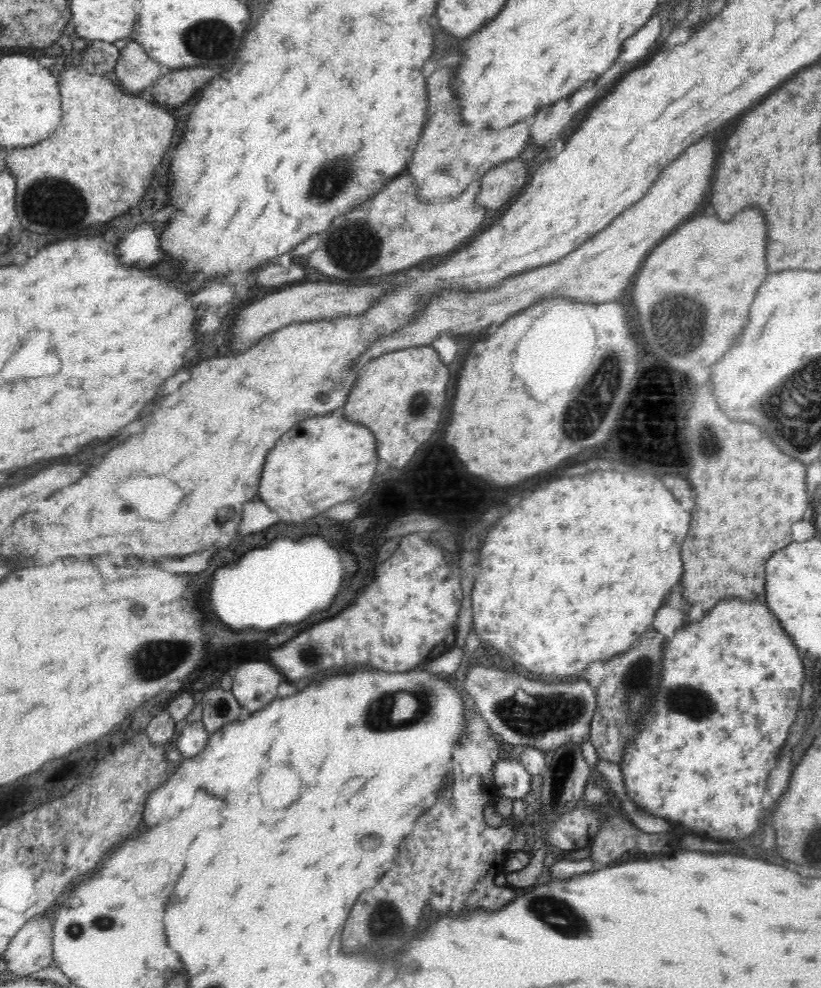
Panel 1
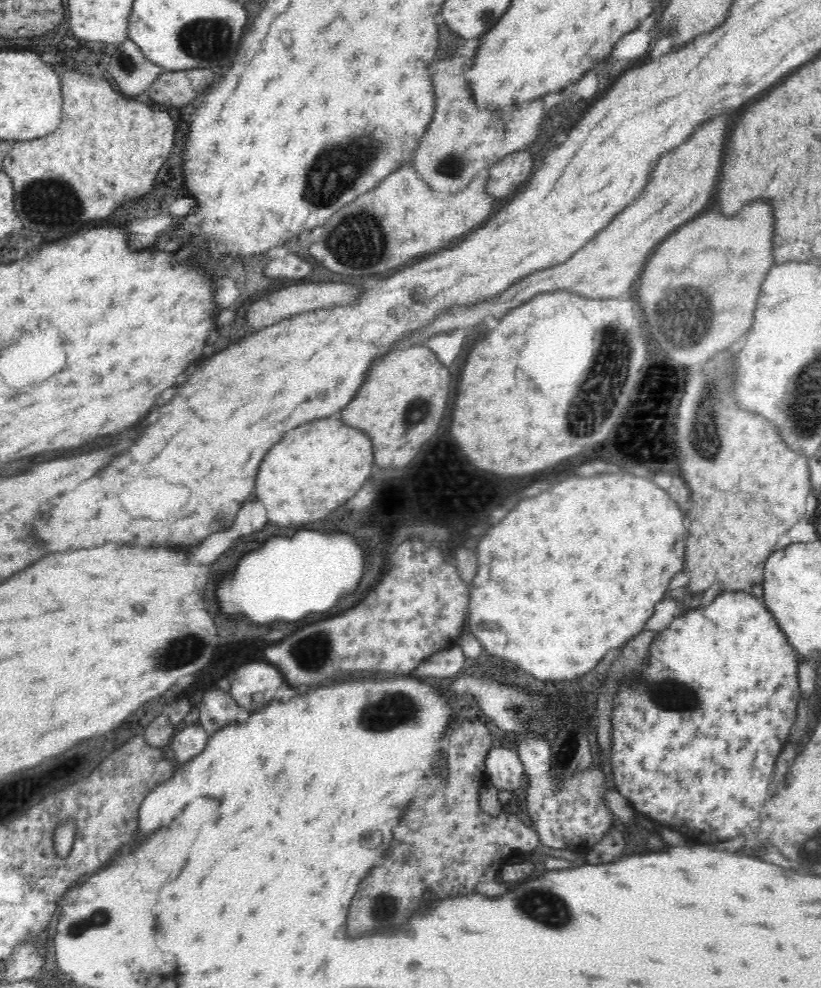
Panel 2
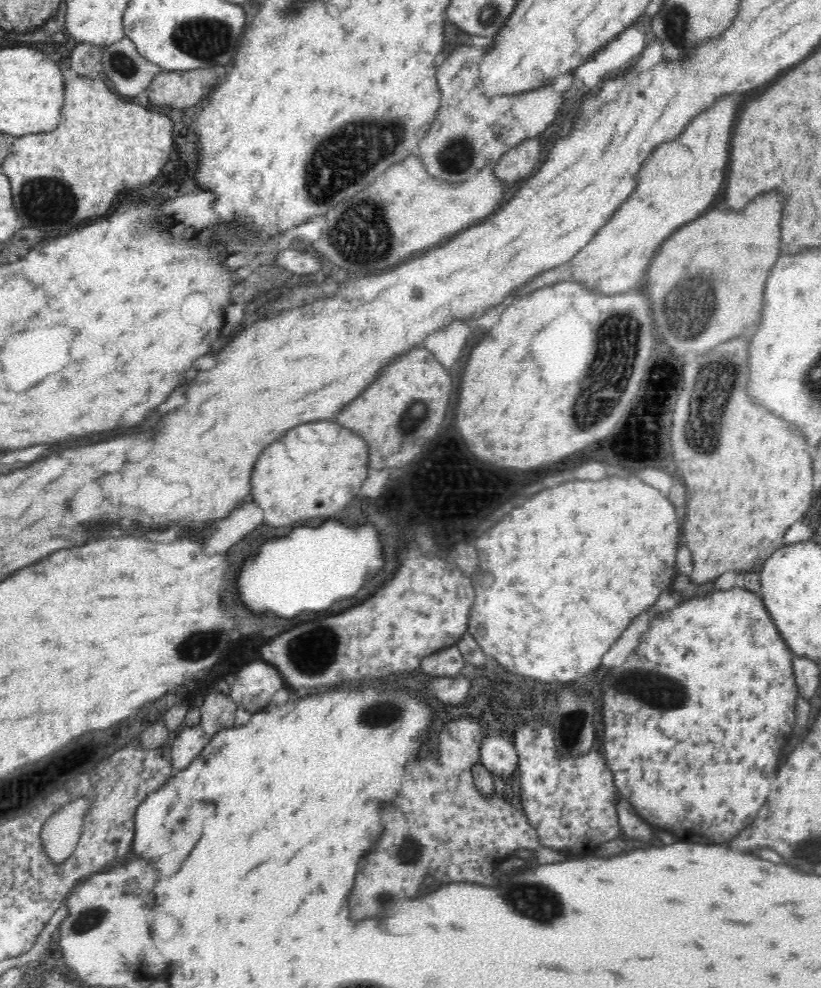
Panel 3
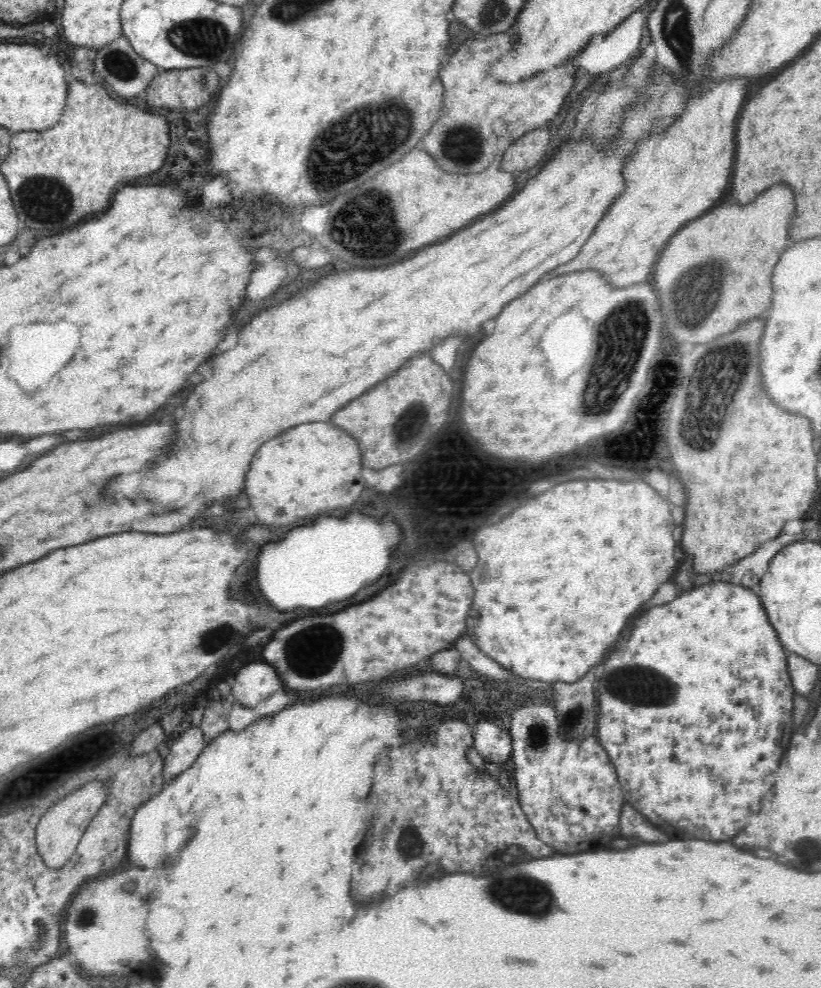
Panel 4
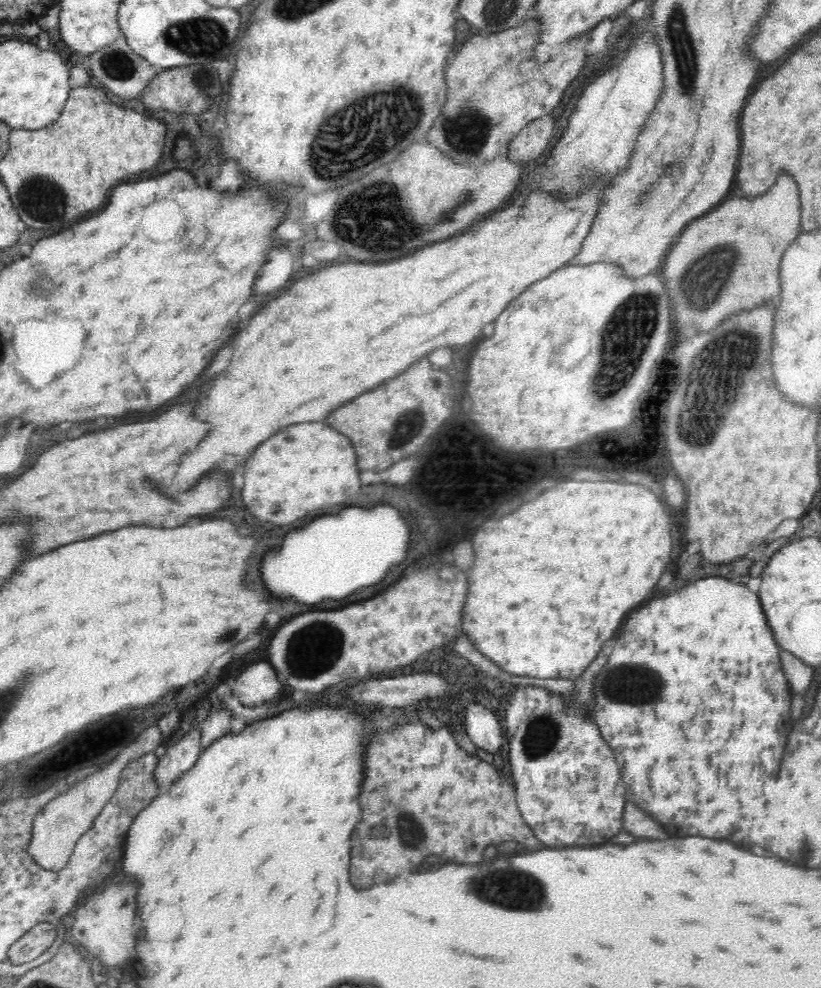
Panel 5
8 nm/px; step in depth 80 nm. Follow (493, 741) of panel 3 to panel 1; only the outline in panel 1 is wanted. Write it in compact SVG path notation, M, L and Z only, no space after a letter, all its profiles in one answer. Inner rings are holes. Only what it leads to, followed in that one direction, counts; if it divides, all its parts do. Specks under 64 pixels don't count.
M501 758L494 765L494 785L500 796L513 801L522 799L530 792L532 783L536 781L518 760Z

